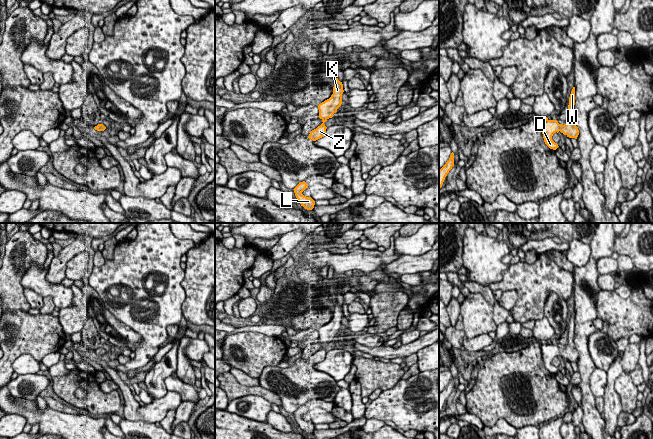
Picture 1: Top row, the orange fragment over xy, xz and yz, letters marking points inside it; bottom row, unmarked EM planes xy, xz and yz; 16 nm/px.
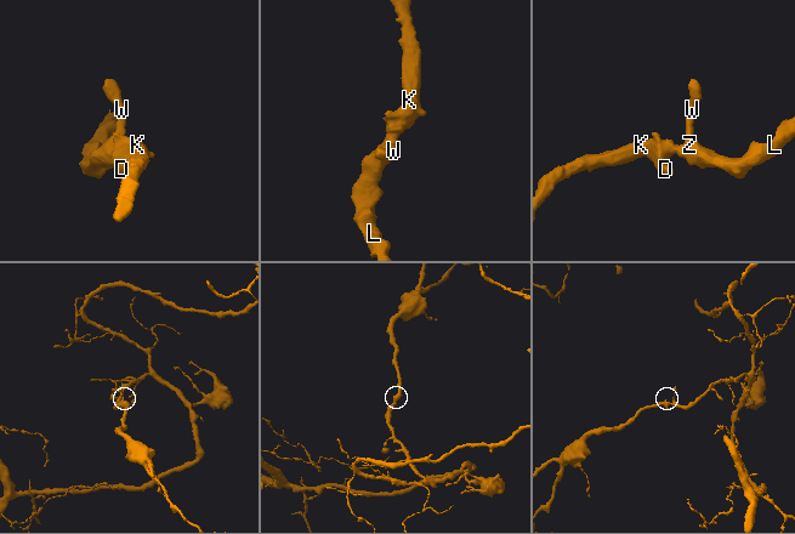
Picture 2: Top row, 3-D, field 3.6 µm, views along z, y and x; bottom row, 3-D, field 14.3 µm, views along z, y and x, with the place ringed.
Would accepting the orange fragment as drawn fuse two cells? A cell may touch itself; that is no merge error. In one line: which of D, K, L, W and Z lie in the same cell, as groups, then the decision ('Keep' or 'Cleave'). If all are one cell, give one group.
Groups: D K L W Z. Keep

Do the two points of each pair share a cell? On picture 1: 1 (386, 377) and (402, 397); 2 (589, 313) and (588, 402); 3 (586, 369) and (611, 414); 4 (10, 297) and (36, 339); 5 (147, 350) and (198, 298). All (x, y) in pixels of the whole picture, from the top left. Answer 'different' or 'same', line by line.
1: different
2: same
3: different
4: different
5: different

